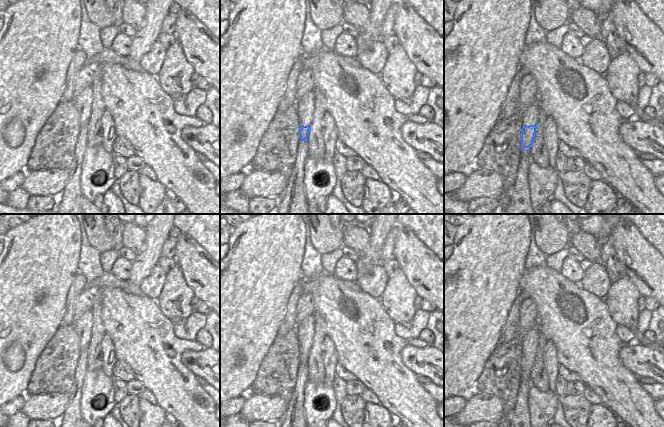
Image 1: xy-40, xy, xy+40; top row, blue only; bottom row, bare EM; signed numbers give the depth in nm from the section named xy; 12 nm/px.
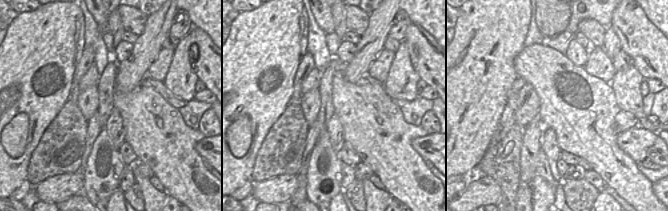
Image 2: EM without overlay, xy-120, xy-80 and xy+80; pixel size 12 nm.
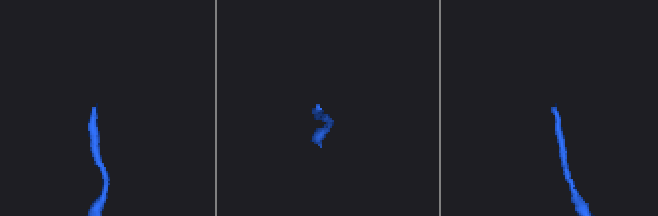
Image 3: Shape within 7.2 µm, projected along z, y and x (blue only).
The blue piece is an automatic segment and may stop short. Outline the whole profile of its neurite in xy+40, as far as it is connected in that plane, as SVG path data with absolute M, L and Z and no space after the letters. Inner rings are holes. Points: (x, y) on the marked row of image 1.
M533 103L521 114L521 122L523 127L521 129L521 147L531 148L535 138L537 122L539 120L539 104Z

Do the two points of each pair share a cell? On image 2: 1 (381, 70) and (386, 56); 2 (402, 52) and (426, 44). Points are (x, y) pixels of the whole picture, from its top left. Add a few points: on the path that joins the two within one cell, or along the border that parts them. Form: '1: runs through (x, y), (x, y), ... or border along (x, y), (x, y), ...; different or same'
1: runs through (381, 67), (384, 59); same
2: border along (404, 40), (408, 49), (409, 60), (417, 72); different

